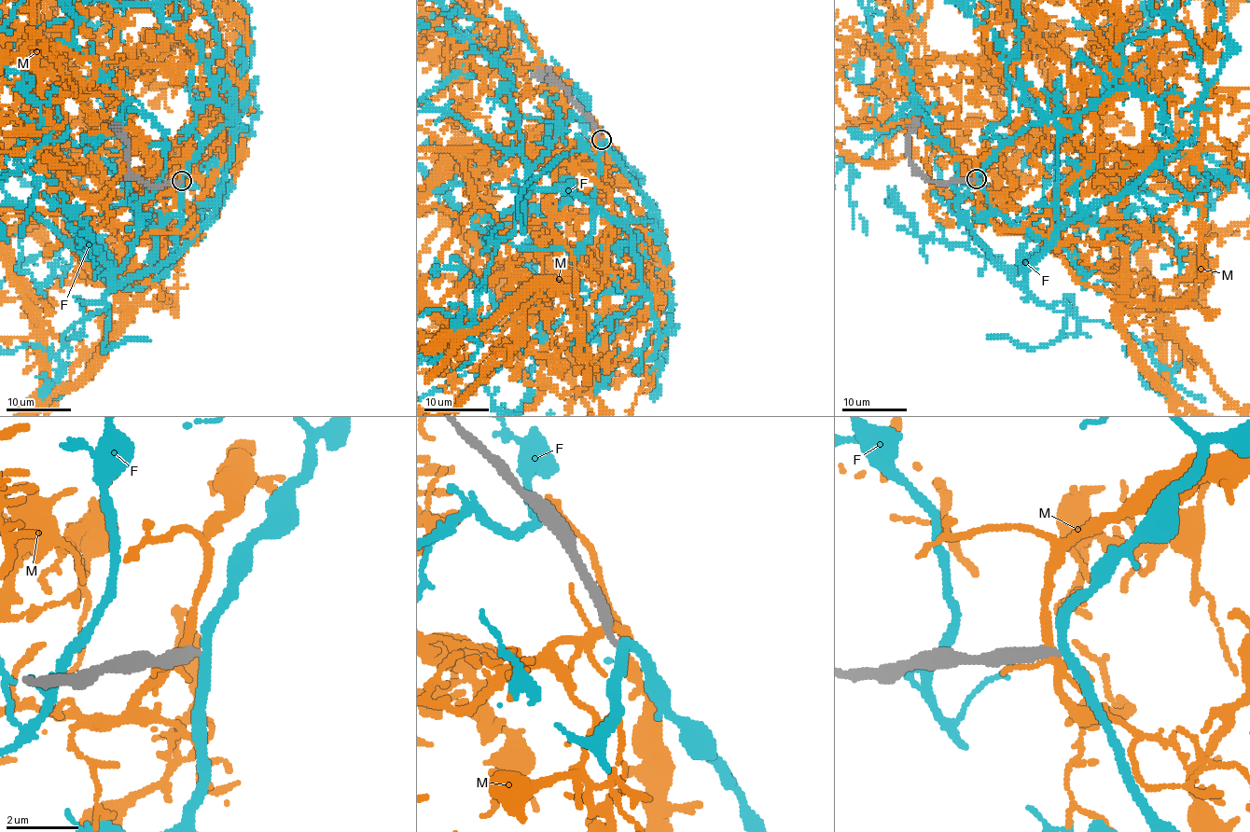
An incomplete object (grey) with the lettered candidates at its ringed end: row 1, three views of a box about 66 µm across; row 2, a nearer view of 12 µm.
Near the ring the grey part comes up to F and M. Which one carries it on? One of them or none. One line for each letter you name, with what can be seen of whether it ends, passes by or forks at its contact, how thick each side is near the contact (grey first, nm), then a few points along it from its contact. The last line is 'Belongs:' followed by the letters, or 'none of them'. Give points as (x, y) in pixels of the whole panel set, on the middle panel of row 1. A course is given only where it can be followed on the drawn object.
Belongs: none of them

